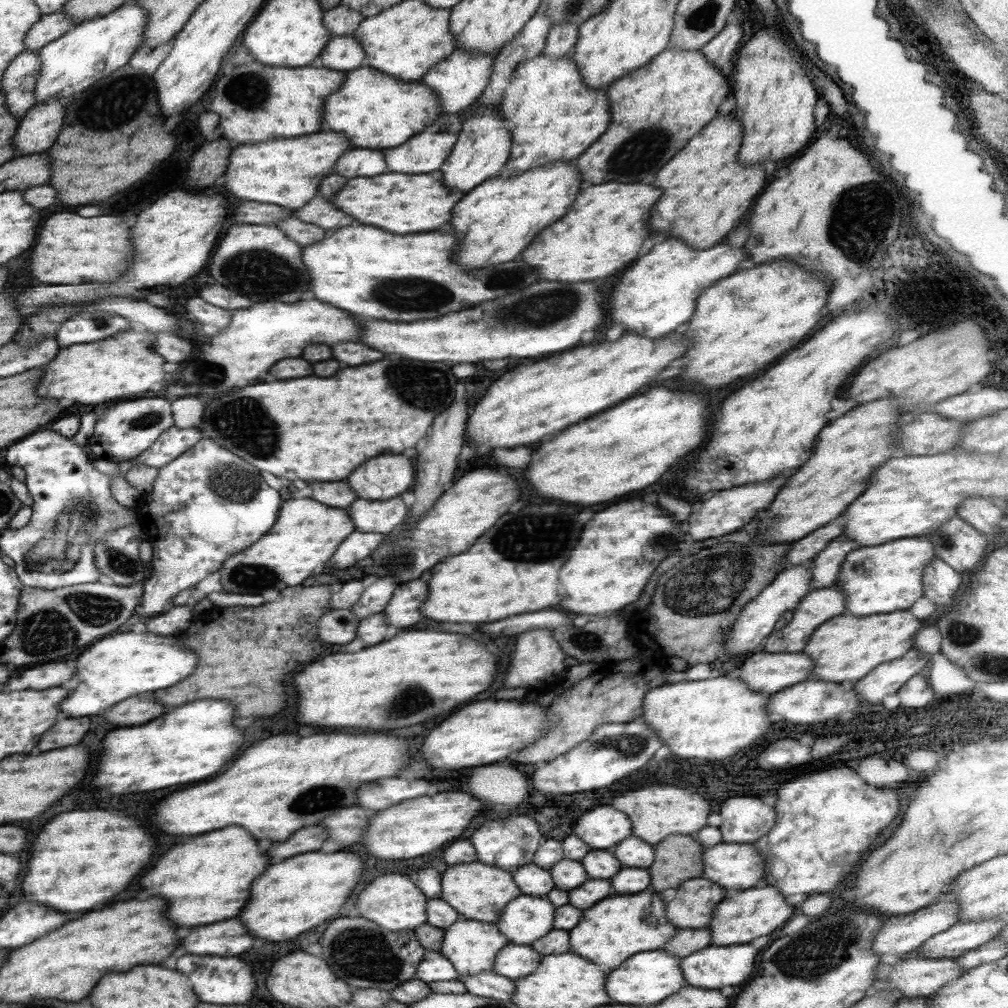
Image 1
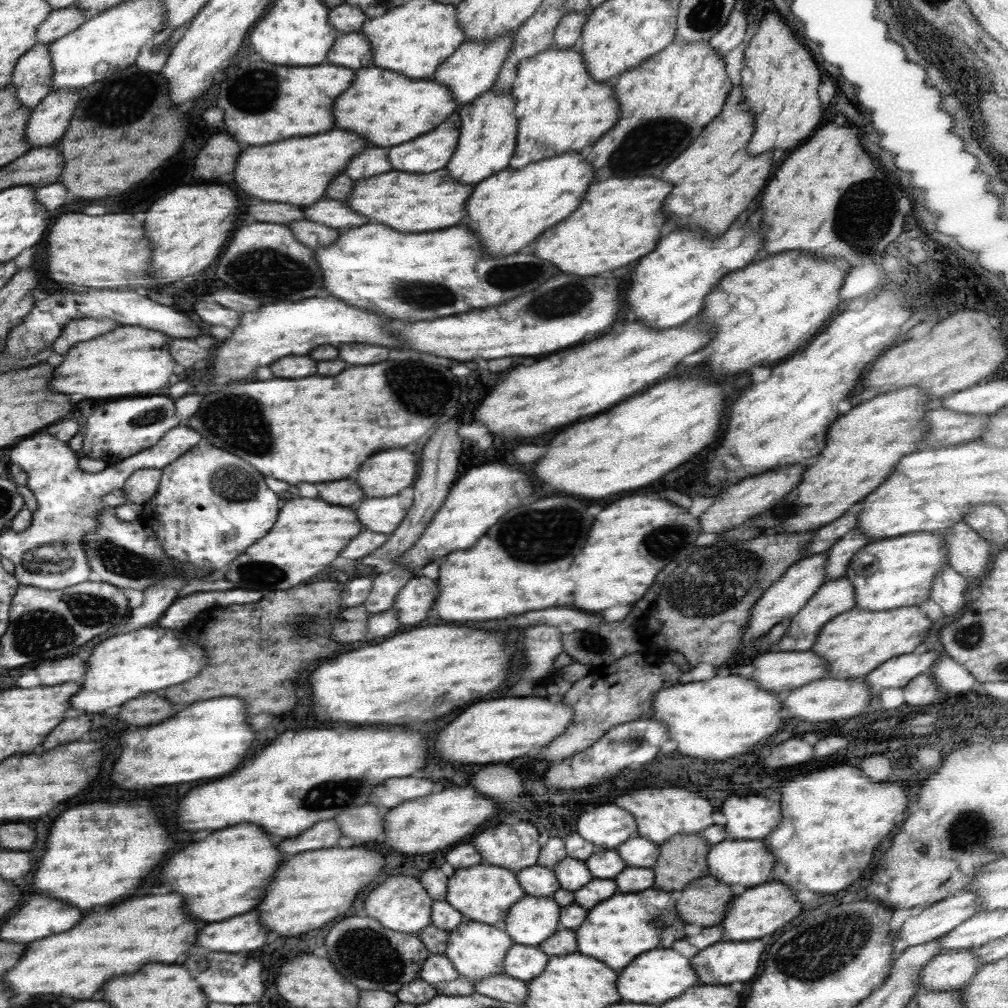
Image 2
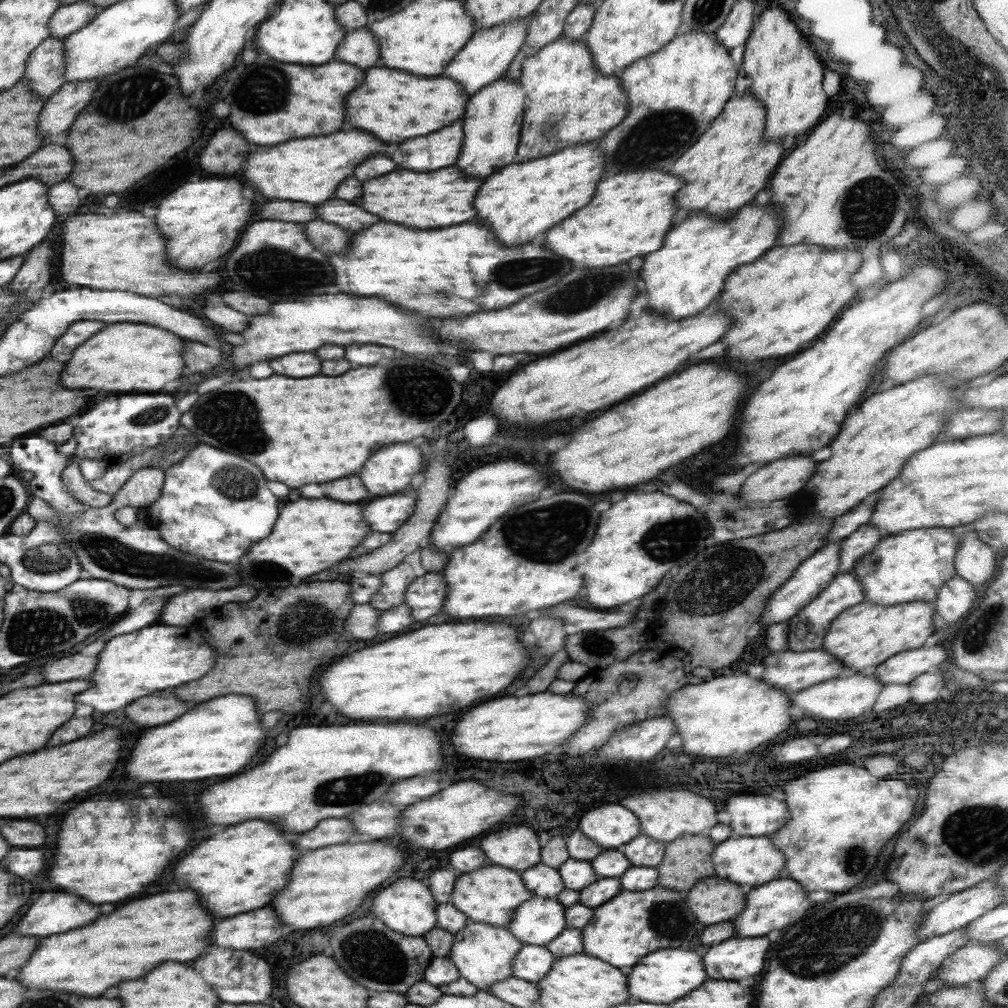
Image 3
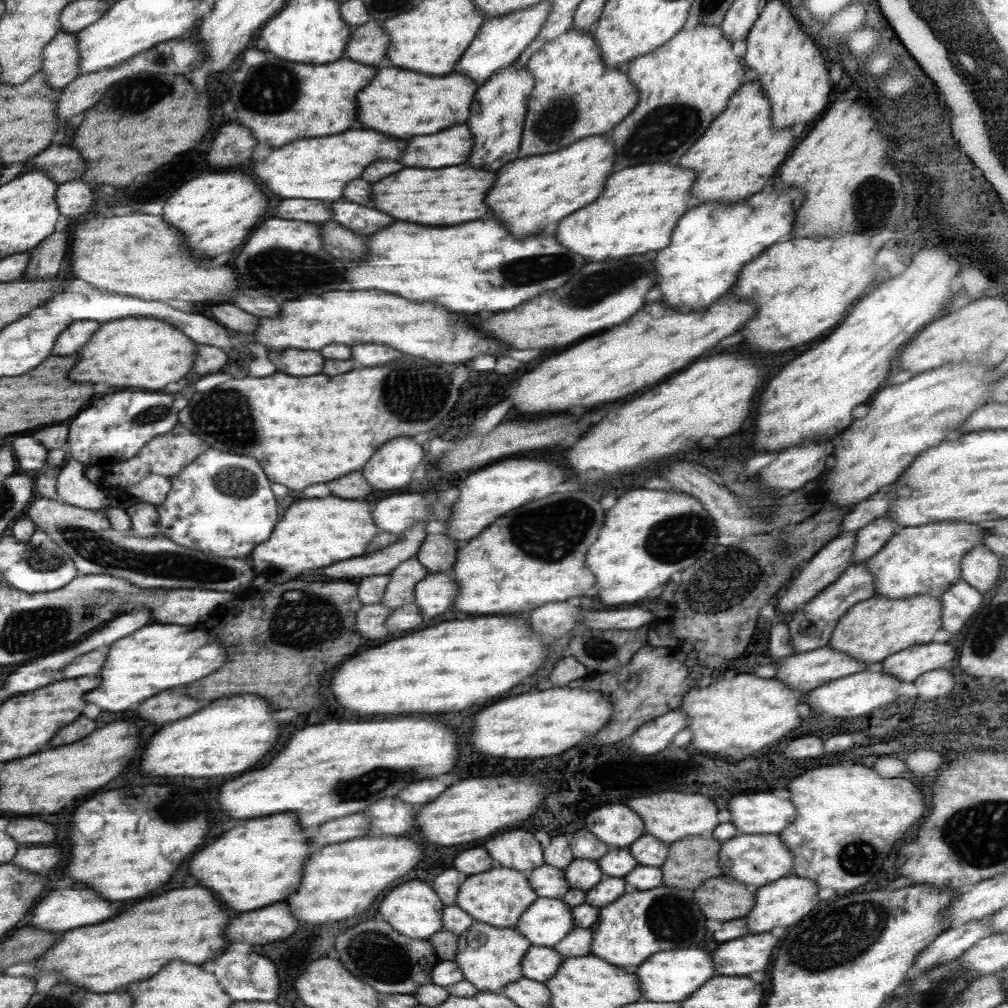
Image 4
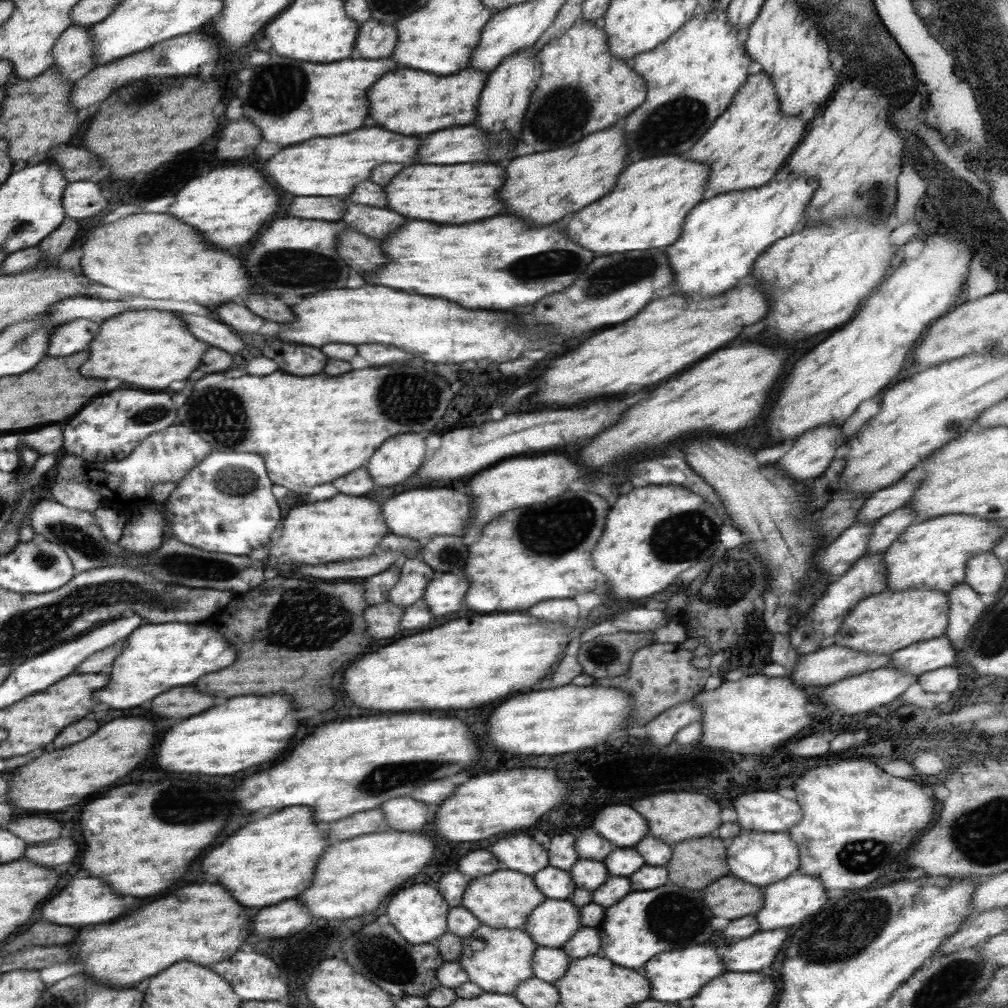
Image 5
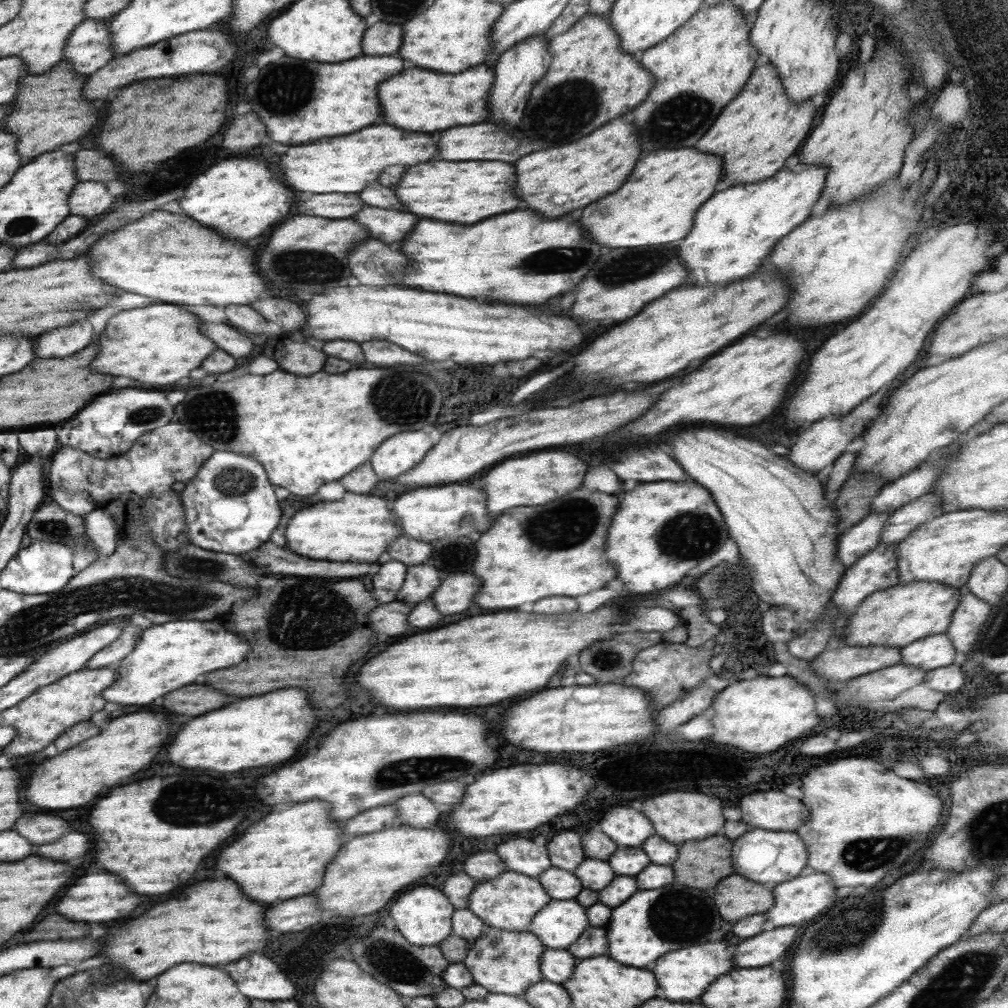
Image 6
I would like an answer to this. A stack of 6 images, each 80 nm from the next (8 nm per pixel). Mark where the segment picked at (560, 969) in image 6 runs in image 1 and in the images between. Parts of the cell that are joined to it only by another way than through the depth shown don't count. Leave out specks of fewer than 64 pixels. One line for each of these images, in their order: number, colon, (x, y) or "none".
1: (515, 961)
2: (522, 962)
3: (532, 963)
4: (539, 963)
5: (549, 964)

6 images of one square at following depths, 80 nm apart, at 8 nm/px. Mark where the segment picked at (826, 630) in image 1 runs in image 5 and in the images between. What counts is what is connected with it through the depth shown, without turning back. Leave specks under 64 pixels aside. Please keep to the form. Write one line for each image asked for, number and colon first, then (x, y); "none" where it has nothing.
2: (854, 643)
3: (867, 634)
4: (873, 629)
5: (882, 623)

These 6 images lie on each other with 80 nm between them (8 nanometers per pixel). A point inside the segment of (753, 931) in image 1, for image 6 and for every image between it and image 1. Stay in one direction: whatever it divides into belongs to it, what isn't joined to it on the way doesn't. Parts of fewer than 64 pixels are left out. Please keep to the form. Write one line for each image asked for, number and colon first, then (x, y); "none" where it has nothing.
2: (759, 911)
3: (770, 906)
4: (785, 901)
5: (789, 901)
6: (809, 894)

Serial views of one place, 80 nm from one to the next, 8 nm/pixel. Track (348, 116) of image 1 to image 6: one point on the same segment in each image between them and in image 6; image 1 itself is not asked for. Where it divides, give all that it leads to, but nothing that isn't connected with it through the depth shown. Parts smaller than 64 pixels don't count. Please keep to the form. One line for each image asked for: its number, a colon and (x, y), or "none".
2: (385, 108)
3: (395, 106)
4: (398, 103)
5: (441, 102)
6: (420, 100)

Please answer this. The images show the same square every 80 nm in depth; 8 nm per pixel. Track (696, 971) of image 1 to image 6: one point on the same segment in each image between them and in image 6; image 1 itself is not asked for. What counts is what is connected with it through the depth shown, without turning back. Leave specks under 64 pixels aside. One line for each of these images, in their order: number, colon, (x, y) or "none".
2: (727, 962)
3: (736, 959)
4: (741, 957)
5: (759, 951)
6: (774, 943)

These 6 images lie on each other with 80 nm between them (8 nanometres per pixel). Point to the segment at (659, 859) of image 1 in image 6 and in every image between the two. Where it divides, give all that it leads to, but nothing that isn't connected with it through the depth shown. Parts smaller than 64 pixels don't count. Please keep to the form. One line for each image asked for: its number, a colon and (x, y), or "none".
2: (682, 859)
3: (688, 859)
4: (691, 861)
5: (696, 863)
6: (702, 865)

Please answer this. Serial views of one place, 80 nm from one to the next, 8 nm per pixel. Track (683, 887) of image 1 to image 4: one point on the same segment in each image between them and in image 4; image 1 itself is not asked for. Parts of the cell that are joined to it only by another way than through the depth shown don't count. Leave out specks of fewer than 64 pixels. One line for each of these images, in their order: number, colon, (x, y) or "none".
2: (703, 901)
3: (712, 900)
4: (722, 898)

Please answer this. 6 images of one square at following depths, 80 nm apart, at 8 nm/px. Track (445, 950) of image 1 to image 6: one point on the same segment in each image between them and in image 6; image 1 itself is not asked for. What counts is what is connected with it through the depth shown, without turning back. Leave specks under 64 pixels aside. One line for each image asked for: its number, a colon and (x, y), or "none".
2: (477, 951)
3: (483, 953)
4: (490, 958)
5: (498, 960)
6: (503, 962)

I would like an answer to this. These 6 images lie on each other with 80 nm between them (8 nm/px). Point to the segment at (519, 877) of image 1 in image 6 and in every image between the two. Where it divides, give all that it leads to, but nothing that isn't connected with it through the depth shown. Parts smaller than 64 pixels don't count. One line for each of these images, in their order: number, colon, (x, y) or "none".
2: (537, 880)
3: (542, 880)
4: (548, 882)
5: (554, 883)
6: (561, 885)

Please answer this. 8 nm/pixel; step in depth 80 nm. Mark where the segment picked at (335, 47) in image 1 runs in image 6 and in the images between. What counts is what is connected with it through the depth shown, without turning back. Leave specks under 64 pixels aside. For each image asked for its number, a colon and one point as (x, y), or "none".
2: (352, 50)
3: (360, 48)
4: (369, 44)
5: (377, 40)
6: (381, 38)

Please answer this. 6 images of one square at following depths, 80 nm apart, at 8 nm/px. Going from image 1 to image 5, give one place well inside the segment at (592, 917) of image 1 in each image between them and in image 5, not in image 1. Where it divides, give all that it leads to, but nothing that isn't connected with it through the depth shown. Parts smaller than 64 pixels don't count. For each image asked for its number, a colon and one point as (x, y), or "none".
2: (616, 931)
3: (634, 924)
4: (643, 922)
5: (648, 922)

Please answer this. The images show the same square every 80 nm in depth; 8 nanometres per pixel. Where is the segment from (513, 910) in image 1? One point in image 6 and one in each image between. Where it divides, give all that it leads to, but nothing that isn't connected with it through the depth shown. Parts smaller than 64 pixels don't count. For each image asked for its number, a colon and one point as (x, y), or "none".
2: (532, 920)
3: (538, 921)
4: (546, 921)
5: (551, 924)
6: (560, 923)

